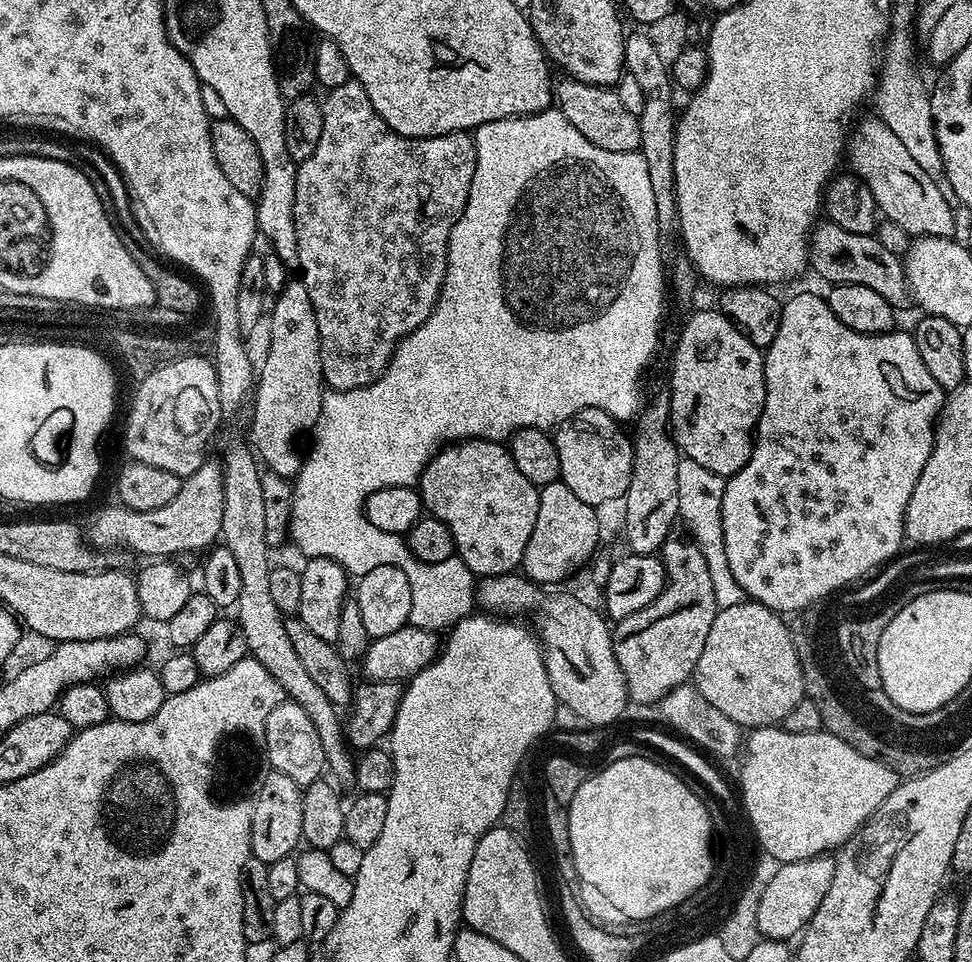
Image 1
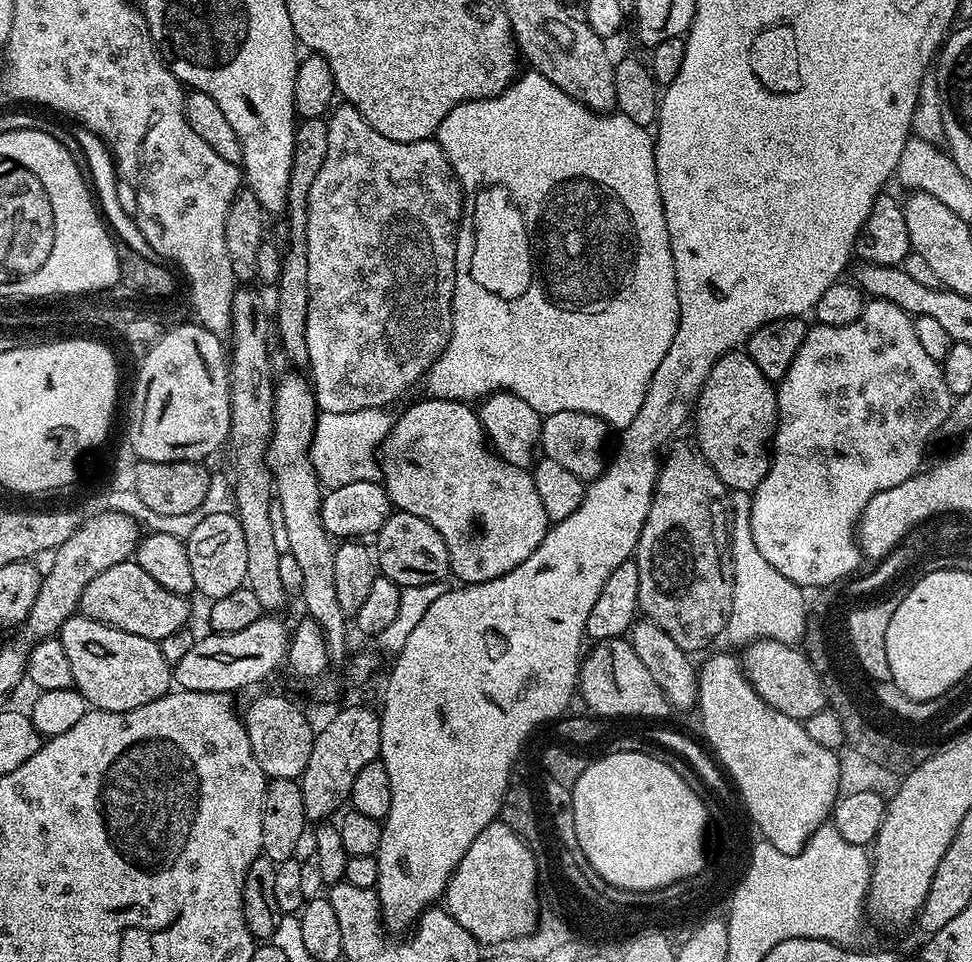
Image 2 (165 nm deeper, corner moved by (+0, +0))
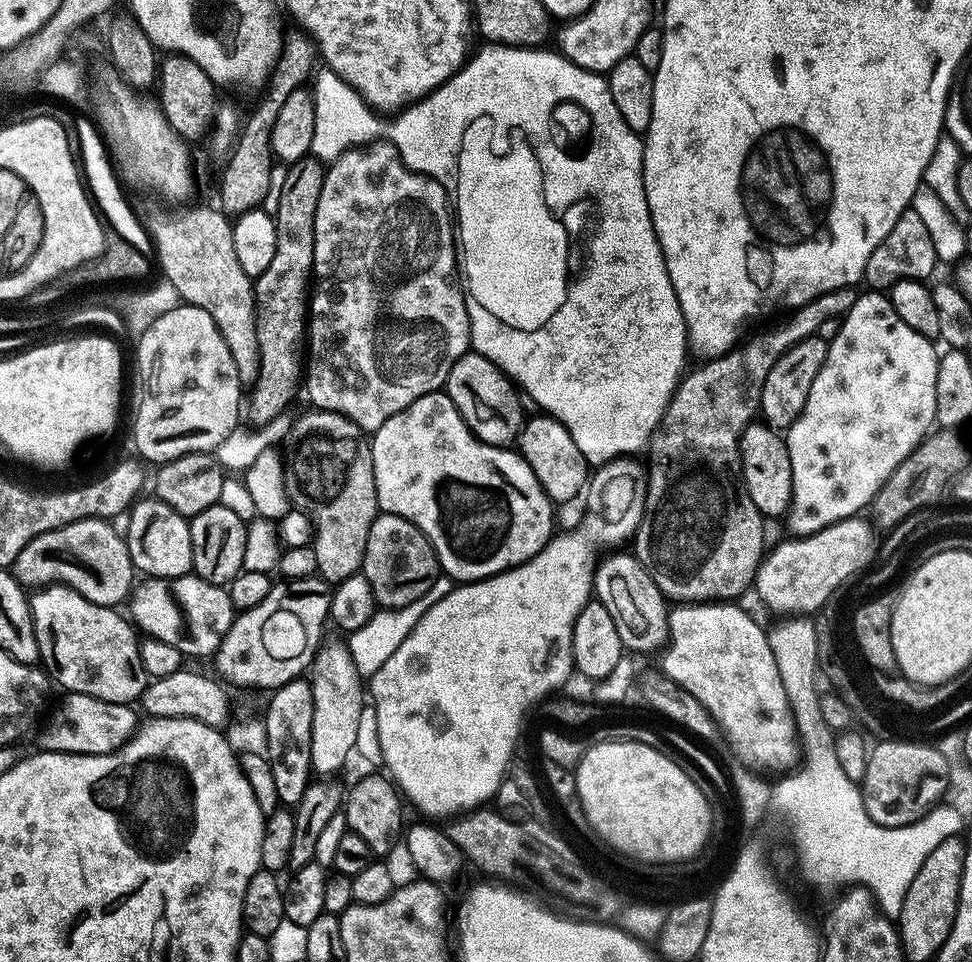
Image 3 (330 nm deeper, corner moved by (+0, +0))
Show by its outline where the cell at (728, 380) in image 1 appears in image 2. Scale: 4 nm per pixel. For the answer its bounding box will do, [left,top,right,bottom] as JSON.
[694,350,776,494]

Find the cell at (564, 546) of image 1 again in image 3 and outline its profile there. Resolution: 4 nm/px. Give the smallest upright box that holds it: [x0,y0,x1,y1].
[518,414,590,505]

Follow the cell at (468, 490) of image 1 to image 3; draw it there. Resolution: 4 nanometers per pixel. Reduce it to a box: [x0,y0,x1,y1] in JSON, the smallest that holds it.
[370,390,554,582]

